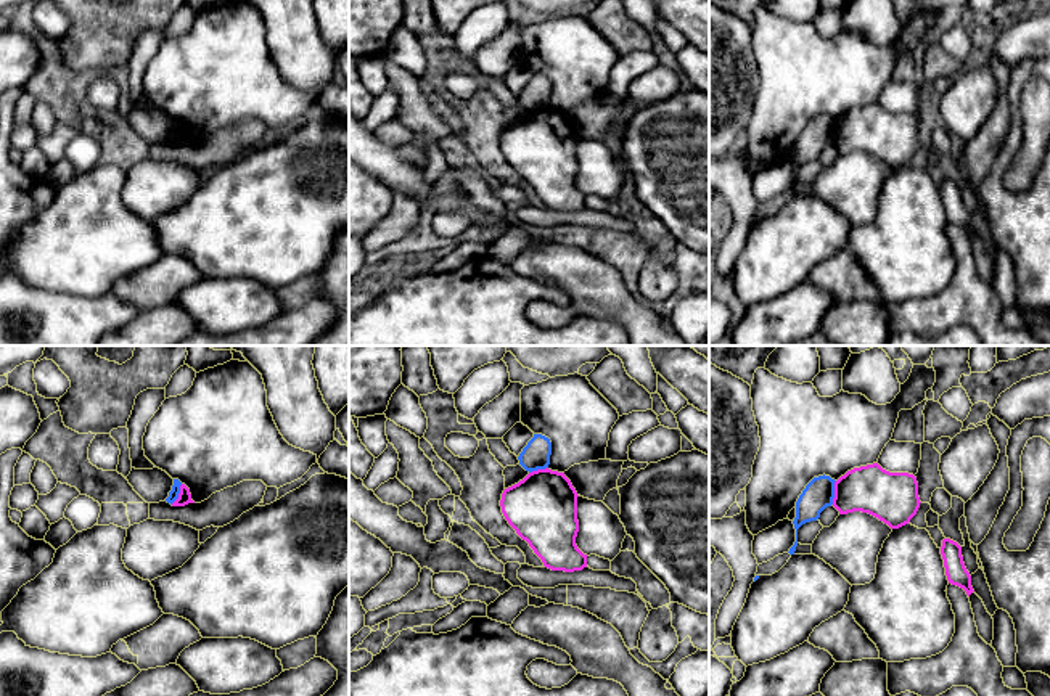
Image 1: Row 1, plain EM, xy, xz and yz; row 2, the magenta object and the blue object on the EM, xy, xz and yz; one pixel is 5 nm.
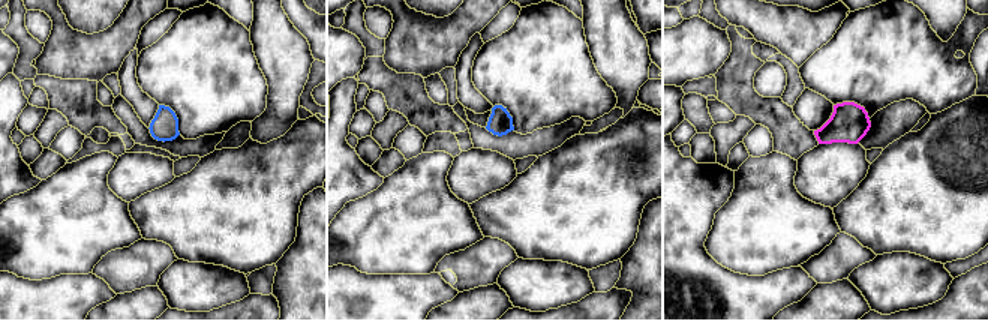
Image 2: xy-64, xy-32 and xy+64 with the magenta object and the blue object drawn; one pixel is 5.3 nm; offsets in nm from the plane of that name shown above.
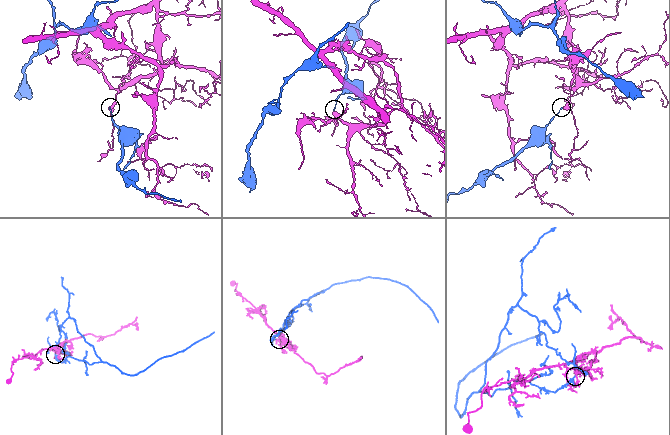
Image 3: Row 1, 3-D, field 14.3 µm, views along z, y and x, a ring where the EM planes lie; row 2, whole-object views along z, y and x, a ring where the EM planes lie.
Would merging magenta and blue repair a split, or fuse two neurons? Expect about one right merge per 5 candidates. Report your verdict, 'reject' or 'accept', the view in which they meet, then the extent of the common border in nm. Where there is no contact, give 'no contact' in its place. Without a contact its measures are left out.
reject | yz | 120 nm

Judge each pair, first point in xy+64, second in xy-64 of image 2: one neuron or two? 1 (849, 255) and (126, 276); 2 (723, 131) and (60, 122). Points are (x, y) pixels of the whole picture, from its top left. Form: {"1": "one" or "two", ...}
{"1": "one", "2": "one"}

